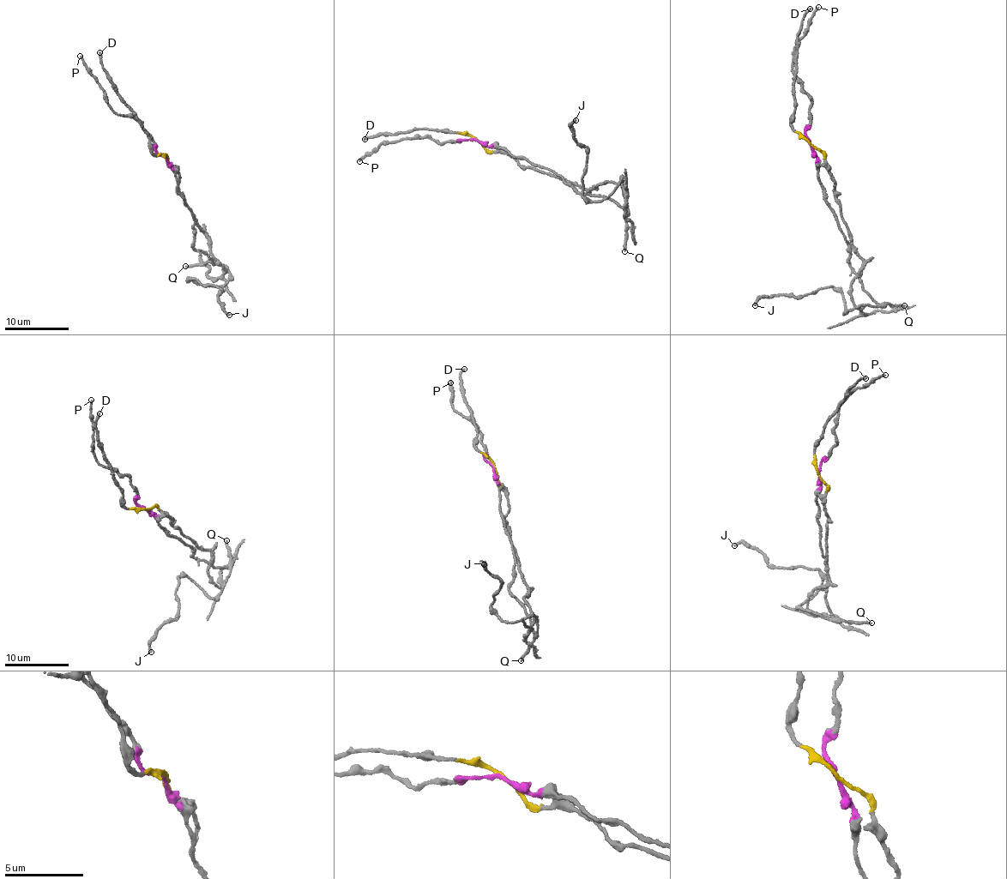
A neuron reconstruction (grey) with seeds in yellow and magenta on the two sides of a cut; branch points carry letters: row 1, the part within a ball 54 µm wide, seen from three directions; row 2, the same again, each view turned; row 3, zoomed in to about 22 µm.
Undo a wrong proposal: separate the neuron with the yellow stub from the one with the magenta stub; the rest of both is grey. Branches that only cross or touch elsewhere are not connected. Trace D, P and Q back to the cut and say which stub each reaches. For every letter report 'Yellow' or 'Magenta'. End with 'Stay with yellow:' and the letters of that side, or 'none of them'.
D: Yellow
P: Magenta
Q: Magenta
Stay with yellow: D

